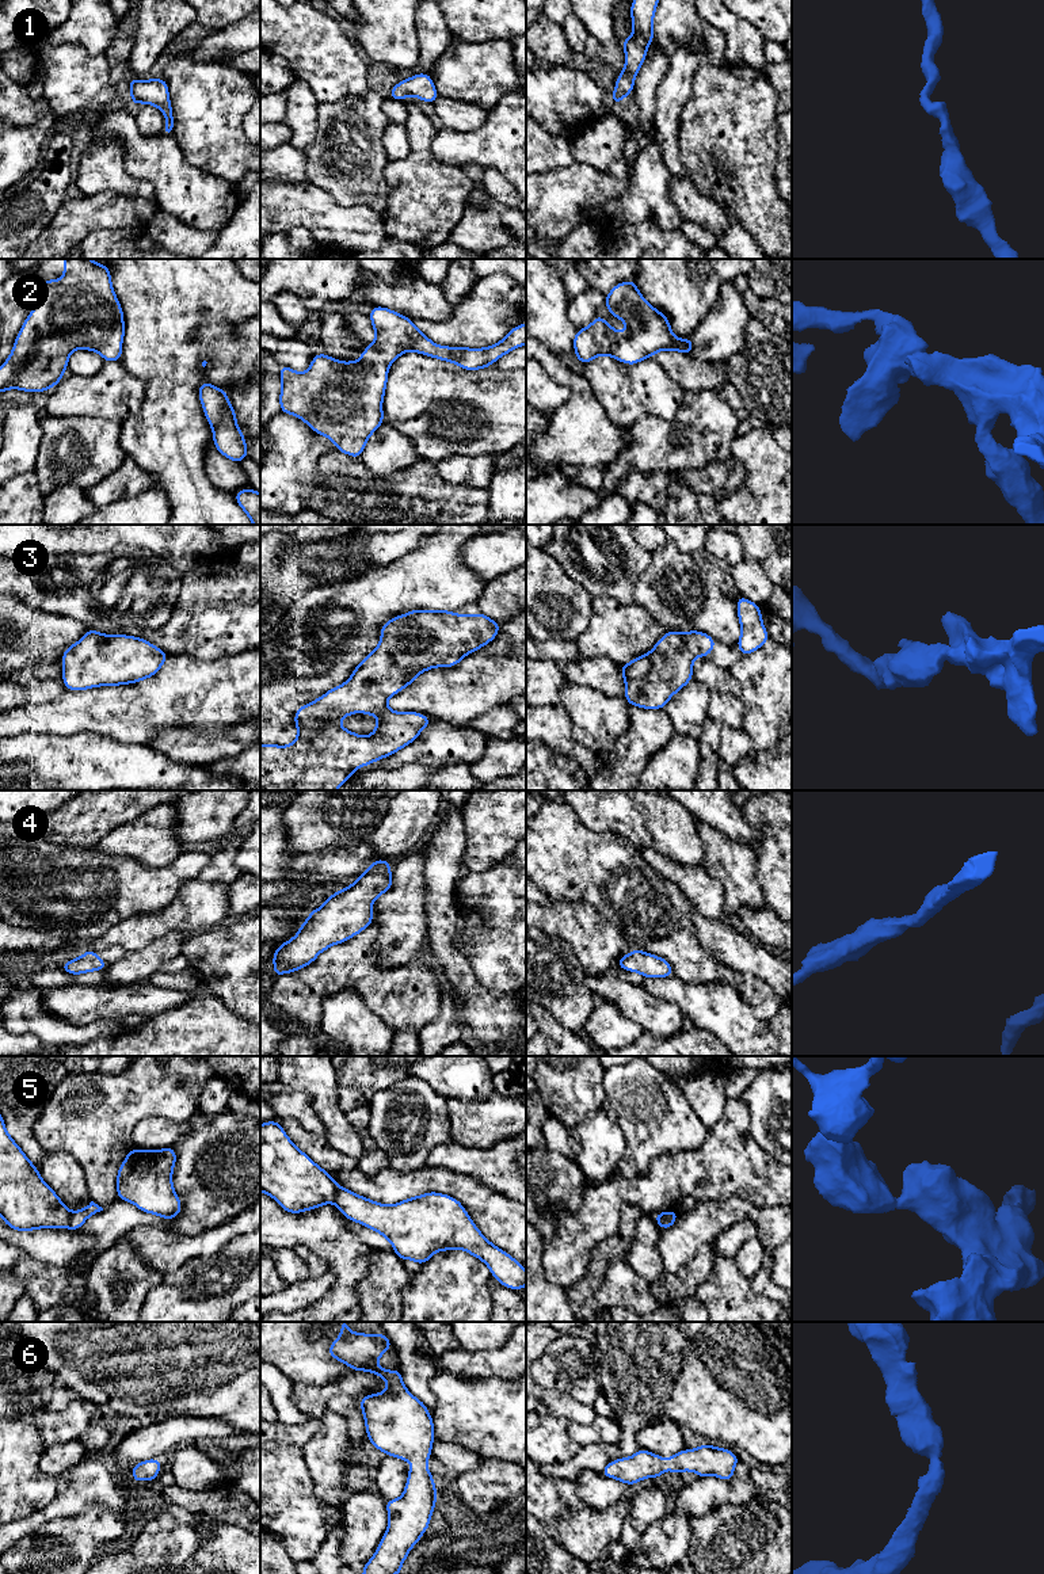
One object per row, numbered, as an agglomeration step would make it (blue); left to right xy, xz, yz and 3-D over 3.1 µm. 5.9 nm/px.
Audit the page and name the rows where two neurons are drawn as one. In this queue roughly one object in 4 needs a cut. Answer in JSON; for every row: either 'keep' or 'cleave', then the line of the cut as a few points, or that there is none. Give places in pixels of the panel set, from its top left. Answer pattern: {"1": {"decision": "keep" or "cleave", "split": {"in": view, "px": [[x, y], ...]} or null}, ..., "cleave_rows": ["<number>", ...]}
{"1": {"decision": "keep", "split": null}, "2": {"decision": "keep", "split": null}, "3": {"decision": "keep", "split": null}, "4": {"decision": "keep", "split": null}, "5": {"decision": "cleave", "split": {"in": "xy", "px": [[72, 1212], [68, 1227]]}}, "6": {"decision": "keep", "split": null}, "cleave_rows": ["5"]}

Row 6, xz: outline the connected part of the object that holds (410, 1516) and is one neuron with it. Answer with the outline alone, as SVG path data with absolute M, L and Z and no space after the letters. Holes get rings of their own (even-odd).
M342 1322L340 1337L327 1352L354 1372L373 1372L388 1383L385 1391L359 1400L367 1438L386 1456L412 1463L404 1494L385 1501L388 1528L373 1558L363 1565L363 1574L401 1574L401 1565L427 1531L438 1499L426 1464L435 1440L433 1415L405 1388L400 1369L386 1371L377 1365L377 1358L390 1348L386 1334L351 1333L348 1323Z

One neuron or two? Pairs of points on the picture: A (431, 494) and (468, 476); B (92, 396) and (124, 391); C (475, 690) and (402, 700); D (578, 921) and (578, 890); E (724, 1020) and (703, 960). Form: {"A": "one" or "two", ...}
{"A": "two", "B": "one", "C": "one", "D": "two", "E": "two"}

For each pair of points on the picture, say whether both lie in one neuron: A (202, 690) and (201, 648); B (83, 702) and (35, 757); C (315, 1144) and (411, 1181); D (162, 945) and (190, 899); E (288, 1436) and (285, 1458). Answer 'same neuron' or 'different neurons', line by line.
A: different neurons
B: different neurons
C: different neurons
D: different neurons
E: different neurons

